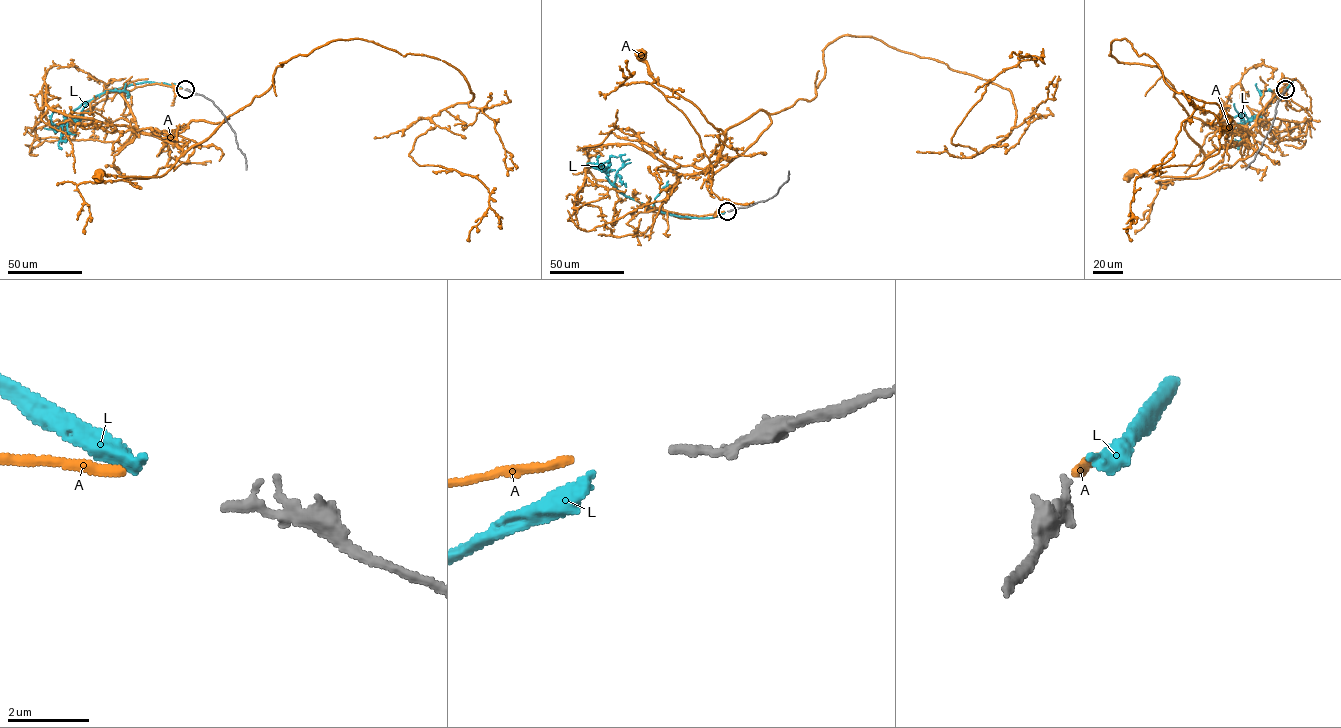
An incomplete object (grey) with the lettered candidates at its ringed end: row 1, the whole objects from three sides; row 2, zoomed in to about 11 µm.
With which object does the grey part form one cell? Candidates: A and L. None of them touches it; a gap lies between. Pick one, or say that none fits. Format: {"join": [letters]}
{"join": ["A"]}

